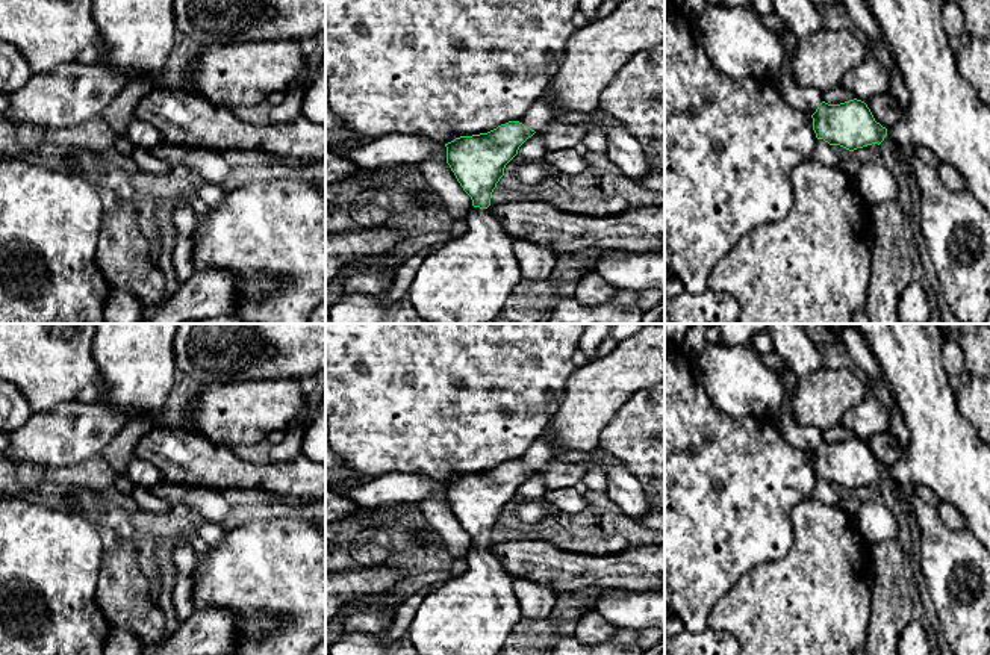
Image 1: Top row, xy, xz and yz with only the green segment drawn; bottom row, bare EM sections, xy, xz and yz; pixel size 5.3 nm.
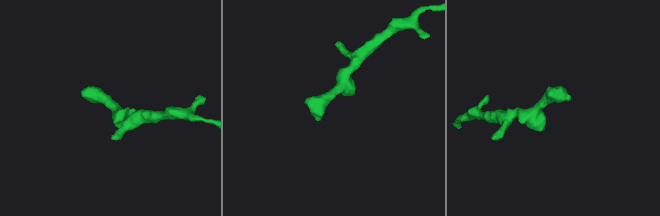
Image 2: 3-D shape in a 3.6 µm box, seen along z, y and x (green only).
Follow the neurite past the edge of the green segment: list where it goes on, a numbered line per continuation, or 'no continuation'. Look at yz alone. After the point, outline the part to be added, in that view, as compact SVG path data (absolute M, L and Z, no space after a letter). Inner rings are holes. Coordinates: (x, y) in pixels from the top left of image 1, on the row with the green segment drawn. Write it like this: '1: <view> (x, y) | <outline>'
1: yz (945, 114) | M866 0L870 14L881 27L881 35L890 48L910 92L904 120L887 130L887 136L899 147L911 144L928 147L942 163L955 168L982 207L990 213L990 106L984 104L975 89L958 73L957 56L945 33L945 0Z

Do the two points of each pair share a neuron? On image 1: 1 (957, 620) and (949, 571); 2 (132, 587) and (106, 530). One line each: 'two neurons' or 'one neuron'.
1: one neuron
2: one neuron

